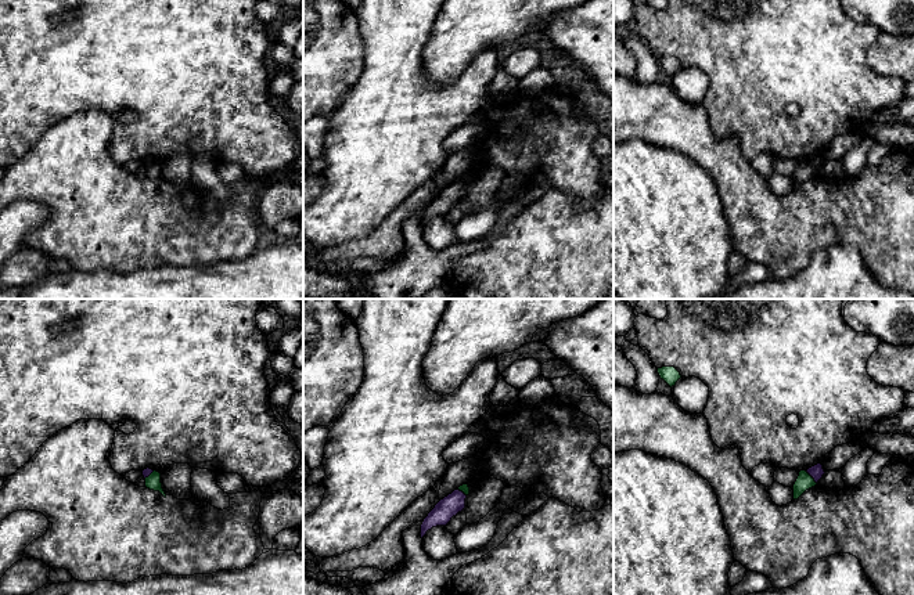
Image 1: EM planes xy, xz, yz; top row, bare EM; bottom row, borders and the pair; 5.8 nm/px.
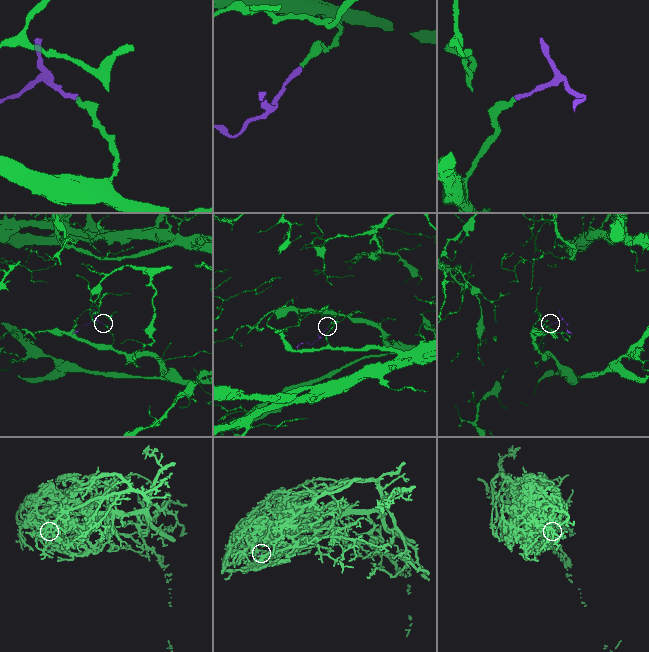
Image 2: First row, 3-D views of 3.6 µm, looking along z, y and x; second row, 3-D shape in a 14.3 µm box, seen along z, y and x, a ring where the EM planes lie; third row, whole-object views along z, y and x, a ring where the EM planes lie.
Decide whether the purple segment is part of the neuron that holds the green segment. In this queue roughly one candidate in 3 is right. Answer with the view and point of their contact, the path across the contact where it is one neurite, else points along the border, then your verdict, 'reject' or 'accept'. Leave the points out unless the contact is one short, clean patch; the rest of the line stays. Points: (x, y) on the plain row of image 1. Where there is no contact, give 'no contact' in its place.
yz (812, 168) | across yz (803, 172), (812, 168), (816, 162) | accept

